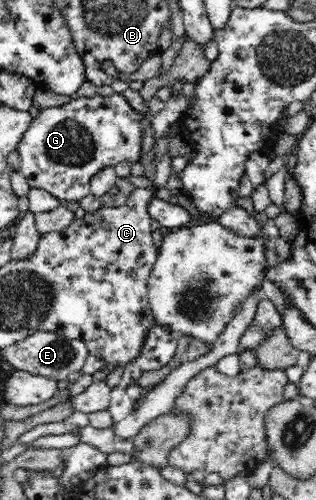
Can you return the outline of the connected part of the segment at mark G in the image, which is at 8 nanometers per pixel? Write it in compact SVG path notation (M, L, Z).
M117 92L111 97L82 97L73 99L61 107L44 108L18 143L16 151L20 156L19 173L24 175L31 188L51 193L64 201L80 201L91 193L91 180L104 168L114 168L124 161L136 163L141 160L142 114L130 107L122 94Z

